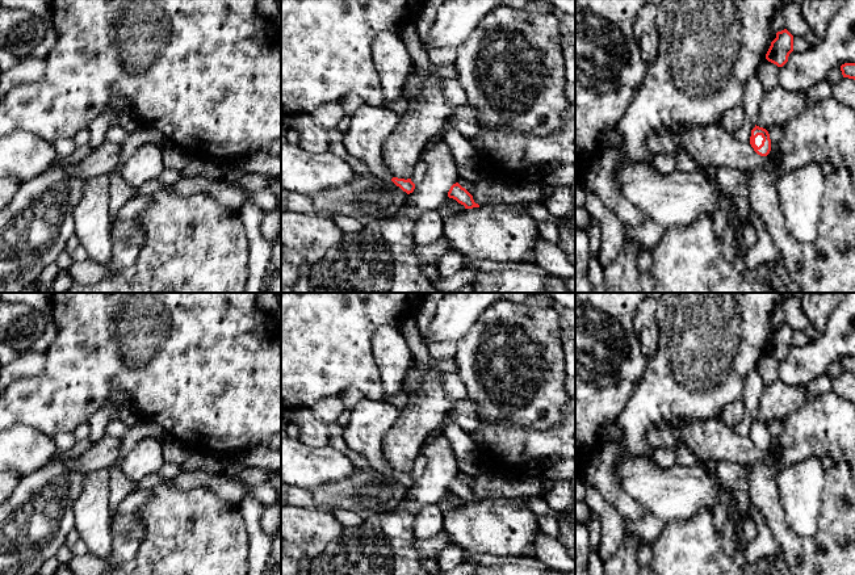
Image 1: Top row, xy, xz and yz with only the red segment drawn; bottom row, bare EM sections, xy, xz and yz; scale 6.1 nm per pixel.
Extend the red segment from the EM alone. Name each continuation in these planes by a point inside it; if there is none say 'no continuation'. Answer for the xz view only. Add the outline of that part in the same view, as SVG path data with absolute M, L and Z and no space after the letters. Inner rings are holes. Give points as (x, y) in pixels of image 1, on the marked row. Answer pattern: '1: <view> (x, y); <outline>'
1: xz (371, 126); M361 105L352 116L341 143L347 152L364 161L370 172L386 181L393 176L384 164L384 147L395 130L399 116L386 105Z

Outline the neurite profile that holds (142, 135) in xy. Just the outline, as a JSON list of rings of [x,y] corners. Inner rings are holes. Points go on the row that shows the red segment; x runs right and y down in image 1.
[[[139,126],[137,130],[134,130],[133,133],[130,133],[127,135],[127,138],[123,140],[123,143],[121,144],[121,158],[120,161],[116,167],[117,172],[122,172],[122,168],[126,163],[126,160],[130,158],[130,155],[139,148],[143,144],[147,144],[150,142],[164,142],[164,137],[163,134],[154,129],[154,127],[148,127],[148,126]]]

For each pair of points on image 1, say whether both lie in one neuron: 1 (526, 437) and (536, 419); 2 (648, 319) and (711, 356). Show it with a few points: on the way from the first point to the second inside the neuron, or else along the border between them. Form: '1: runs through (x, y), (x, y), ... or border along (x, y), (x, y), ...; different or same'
1: border along (561, 420), (543, 429), (520, 428), (501, 423); different
2: border along (659, 306), (657, 315), (658, 344), (653, 355); different

